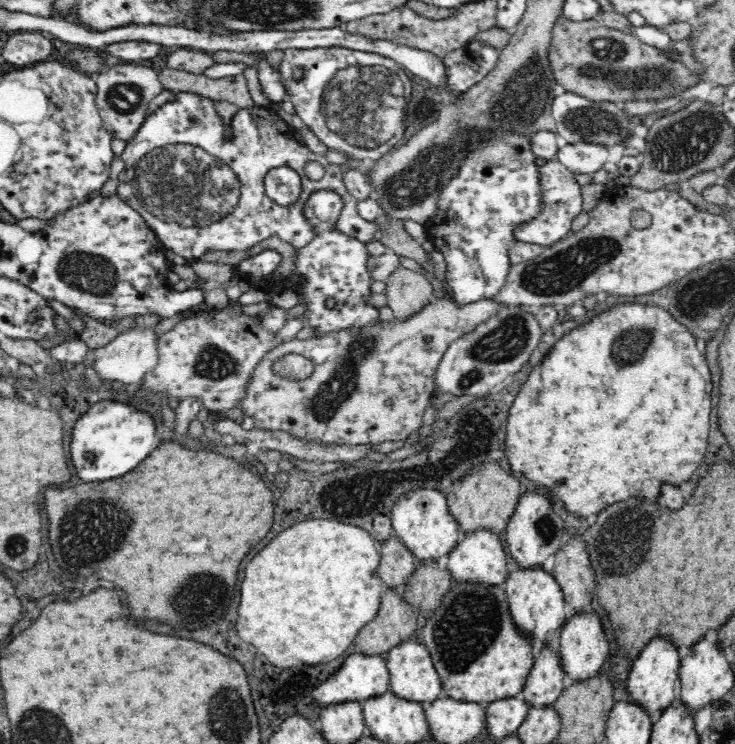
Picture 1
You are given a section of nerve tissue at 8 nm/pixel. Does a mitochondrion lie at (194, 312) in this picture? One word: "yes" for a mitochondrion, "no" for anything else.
no

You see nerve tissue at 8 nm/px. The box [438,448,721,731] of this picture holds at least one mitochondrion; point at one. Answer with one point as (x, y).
(624, 538)

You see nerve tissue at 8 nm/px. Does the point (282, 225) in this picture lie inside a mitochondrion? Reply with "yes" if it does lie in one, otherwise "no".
no

